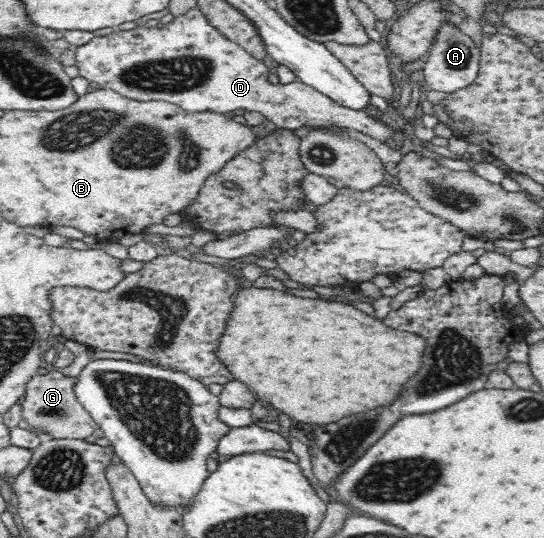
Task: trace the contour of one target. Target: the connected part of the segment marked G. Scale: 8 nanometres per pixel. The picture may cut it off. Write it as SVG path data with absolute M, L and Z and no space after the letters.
M55 366L48 373L35 374L26 383L25 399L21 403L21 419L35 429L57 440L83 440L98 427L89 412L75 399L75 378L64 376Z

